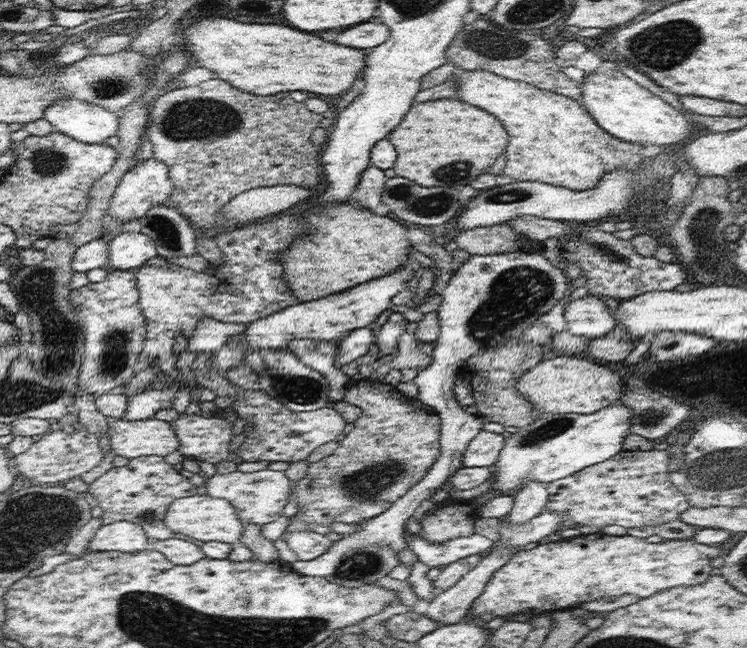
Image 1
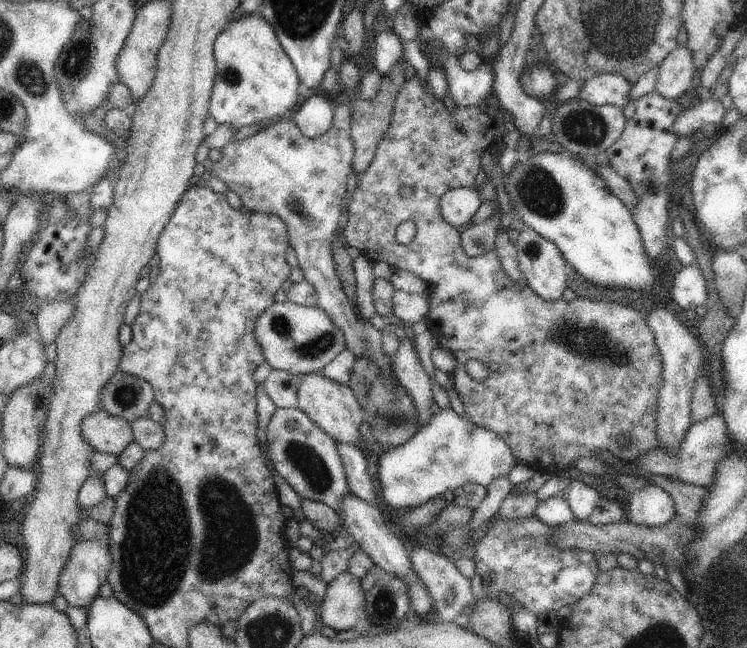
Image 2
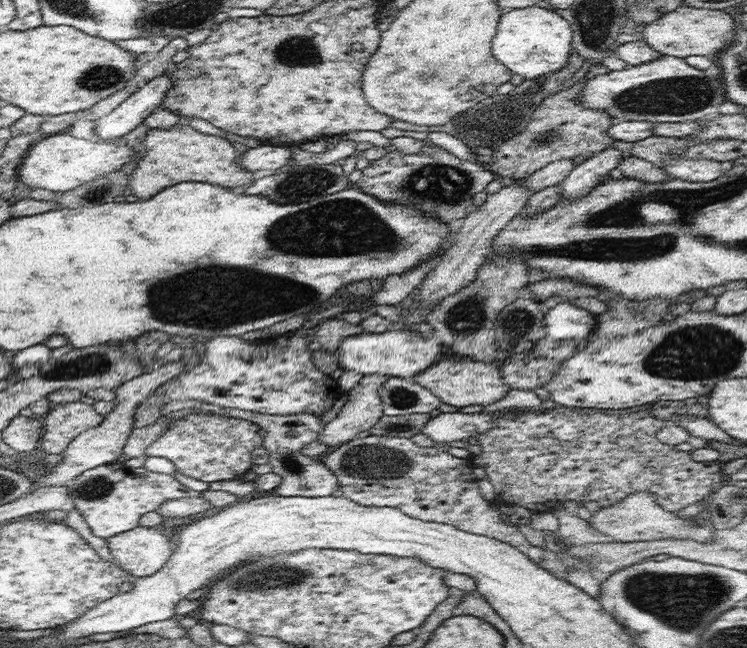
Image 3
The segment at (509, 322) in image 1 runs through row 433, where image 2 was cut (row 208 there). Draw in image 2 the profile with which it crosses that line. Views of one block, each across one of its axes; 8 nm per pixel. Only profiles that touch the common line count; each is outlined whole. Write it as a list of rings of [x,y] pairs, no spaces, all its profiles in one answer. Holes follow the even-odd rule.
[[[459,187],[446,192],[439,206],[443,220],[451,226],[468,225],[481,208],[483,198],[476,187]]]

